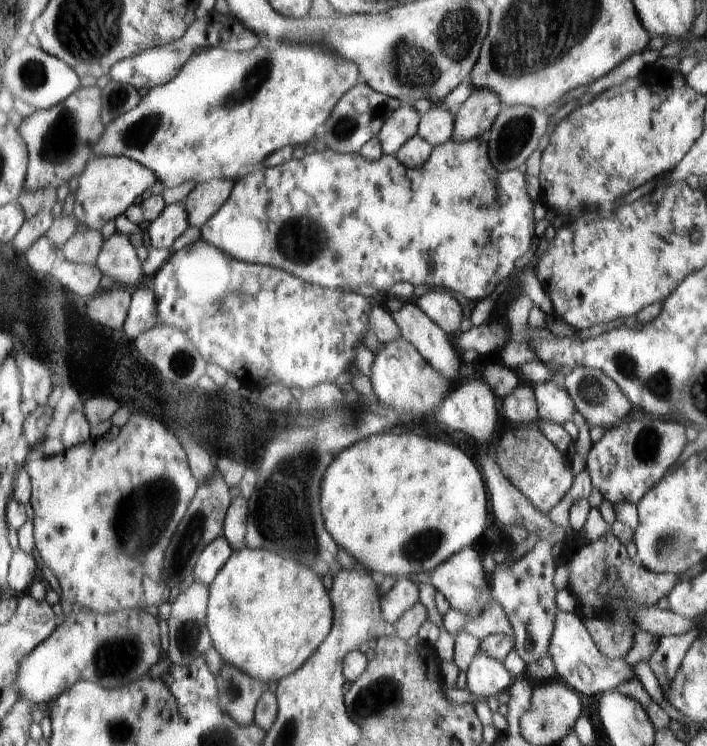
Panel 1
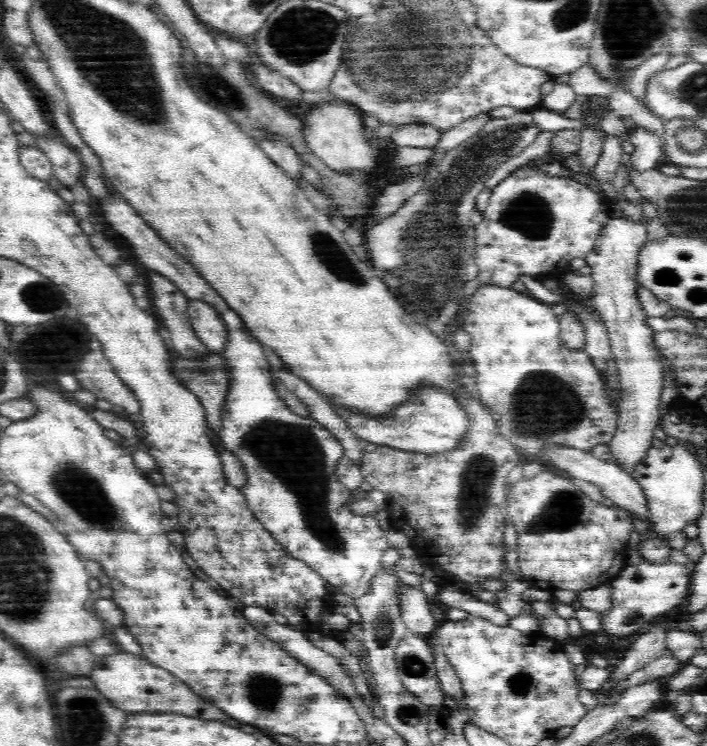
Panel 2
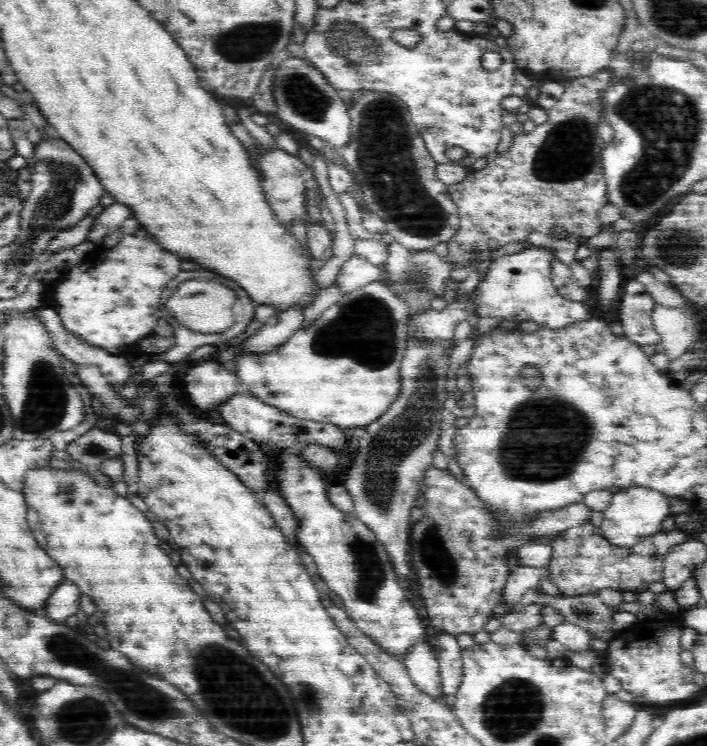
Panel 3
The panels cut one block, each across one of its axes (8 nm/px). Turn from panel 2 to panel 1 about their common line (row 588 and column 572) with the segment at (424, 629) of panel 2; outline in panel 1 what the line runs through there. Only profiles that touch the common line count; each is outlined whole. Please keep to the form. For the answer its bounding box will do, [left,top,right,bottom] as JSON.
[532,382,576,425]

